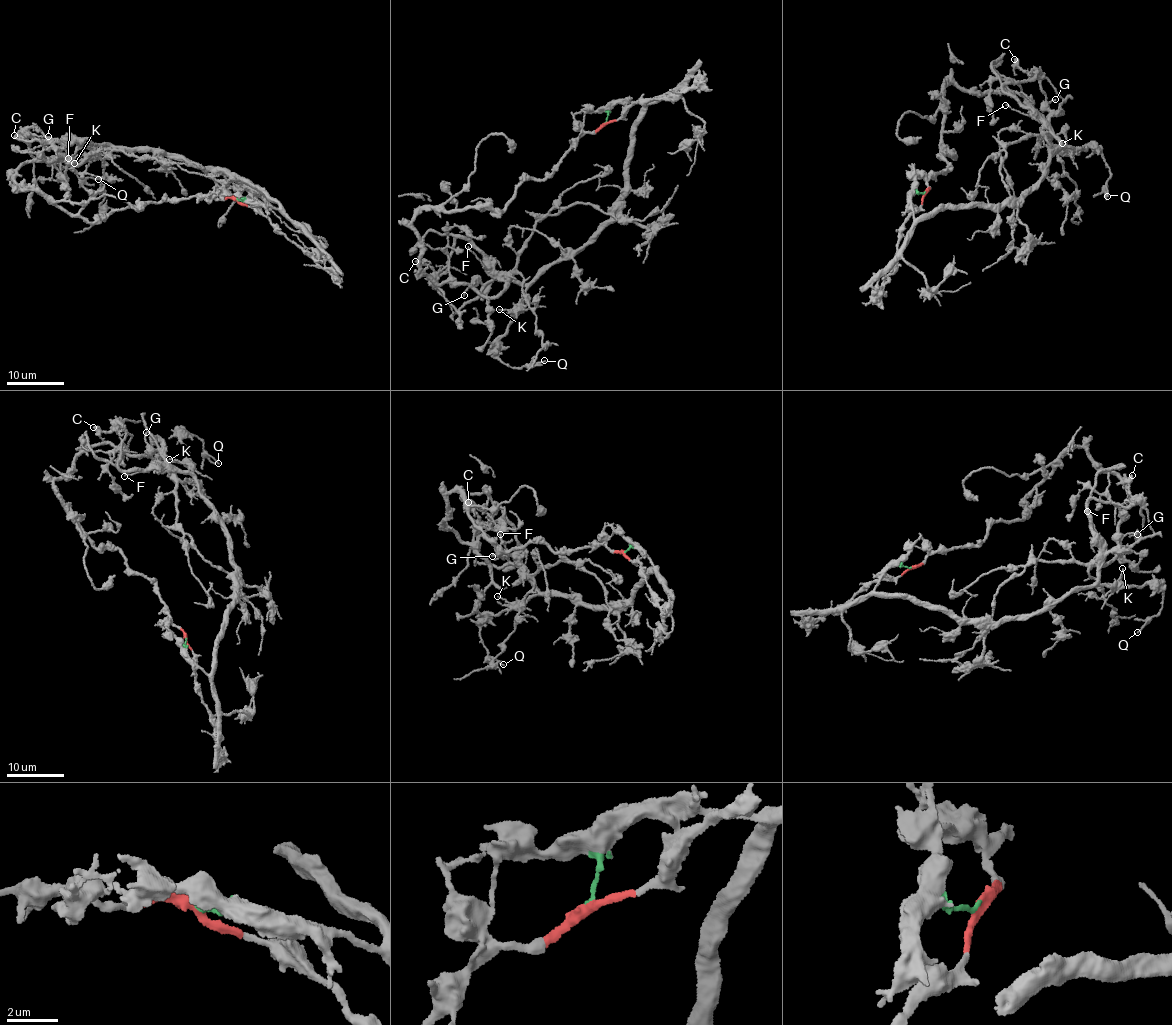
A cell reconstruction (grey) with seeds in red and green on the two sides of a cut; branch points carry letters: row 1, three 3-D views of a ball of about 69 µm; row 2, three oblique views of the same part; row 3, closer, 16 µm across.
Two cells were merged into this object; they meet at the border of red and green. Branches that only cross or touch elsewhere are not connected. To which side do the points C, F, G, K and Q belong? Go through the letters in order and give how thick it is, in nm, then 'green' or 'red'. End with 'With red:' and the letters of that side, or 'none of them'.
C: 440 nm thick; green
F: 150 nm thick; green
G: 130 nm thick; green
K: 150 nm thick; green
Q: 170 nm thick; green
With red: none of them

